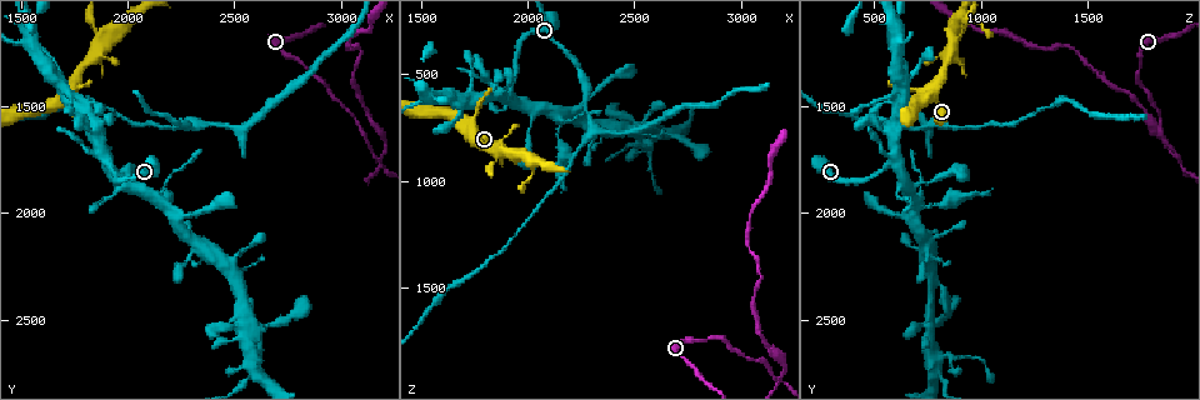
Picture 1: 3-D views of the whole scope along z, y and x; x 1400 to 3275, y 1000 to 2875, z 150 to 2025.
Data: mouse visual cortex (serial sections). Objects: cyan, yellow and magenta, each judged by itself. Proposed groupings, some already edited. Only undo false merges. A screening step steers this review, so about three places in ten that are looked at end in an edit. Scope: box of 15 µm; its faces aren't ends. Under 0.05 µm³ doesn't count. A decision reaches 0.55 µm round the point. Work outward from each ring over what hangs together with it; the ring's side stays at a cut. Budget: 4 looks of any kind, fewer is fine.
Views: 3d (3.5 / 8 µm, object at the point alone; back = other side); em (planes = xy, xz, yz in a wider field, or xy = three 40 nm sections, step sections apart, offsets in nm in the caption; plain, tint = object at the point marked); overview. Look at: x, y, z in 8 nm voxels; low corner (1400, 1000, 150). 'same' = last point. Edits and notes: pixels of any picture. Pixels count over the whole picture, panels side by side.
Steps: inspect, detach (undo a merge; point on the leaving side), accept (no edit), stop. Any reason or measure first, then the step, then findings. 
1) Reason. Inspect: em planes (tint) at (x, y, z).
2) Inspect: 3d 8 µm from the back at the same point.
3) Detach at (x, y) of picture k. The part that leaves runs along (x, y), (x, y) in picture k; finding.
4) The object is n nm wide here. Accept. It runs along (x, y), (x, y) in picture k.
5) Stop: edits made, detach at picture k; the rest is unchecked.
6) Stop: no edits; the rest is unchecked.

Four-way junction. Inspect: 3d 3.5 µm at (1900, 1770, 600).

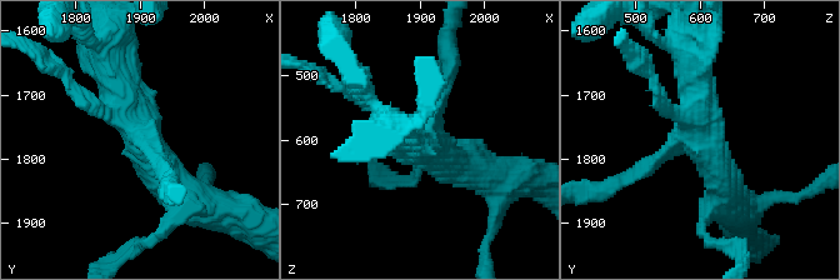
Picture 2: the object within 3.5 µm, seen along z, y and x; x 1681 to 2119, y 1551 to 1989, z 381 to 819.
The arms are 200, 200, 400, 450 nm wide. Accept. It runs along (448, 70), (424, 144), (466, 166) in picture 2; one cell here.

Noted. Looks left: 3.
Inspect: 3d 3.5 µm at (1690, 1350, 670).

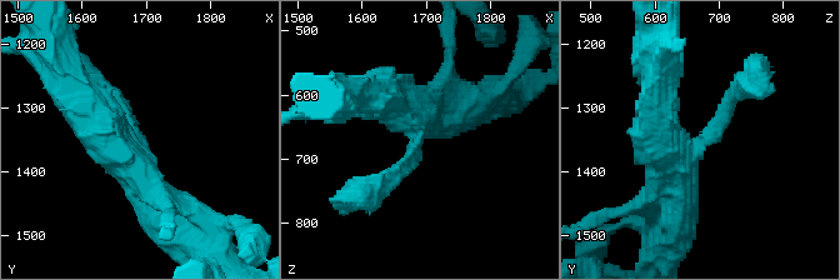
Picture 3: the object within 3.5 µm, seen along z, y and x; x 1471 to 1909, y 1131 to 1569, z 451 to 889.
3 arms meet here; the arms are 150, 400, 500 nm wide. Inspect: em xy step 5 (tint) at (1685, 1355, 670).

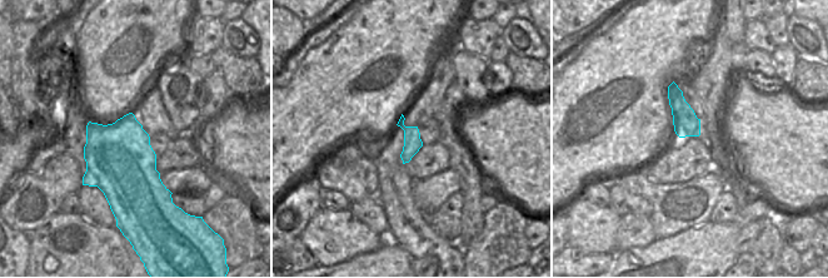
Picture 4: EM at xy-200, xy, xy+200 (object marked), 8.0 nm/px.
Accept. It runs along (681, 205), (675, 163), (743, 86) in picture 3; continuous, no second cell.

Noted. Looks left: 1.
Stop: no edits; the rest is unchecked.

